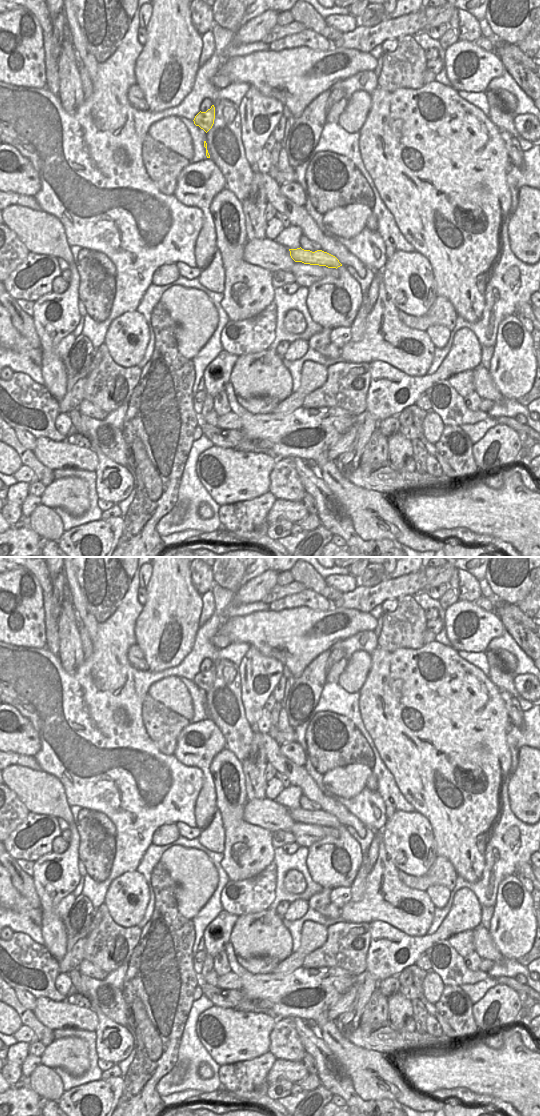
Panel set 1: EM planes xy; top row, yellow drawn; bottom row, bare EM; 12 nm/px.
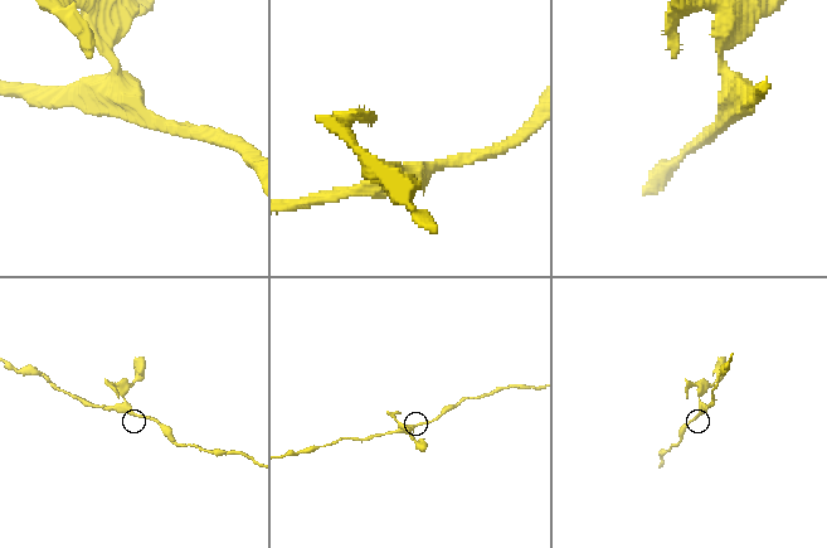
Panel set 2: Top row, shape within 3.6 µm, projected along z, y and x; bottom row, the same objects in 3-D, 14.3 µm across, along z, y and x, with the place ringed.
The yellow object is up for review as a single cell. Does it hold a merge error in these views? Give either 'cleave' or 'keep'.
cleave

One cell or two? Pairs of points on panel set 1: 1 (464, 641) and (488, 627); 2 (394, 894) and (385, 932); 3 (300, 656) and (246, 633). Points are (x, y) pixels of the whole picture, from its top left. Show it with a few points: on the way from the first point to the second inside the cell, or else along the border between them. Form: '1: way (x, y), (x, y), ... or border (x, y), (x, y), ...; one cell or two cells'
1: way (470, 637), (482, 627); one cell
2: border (368, 923), (374, 921), (387, 922), (408, 934); two cells
3: way (287, 643), (278, 634), (259, 633); one cell

